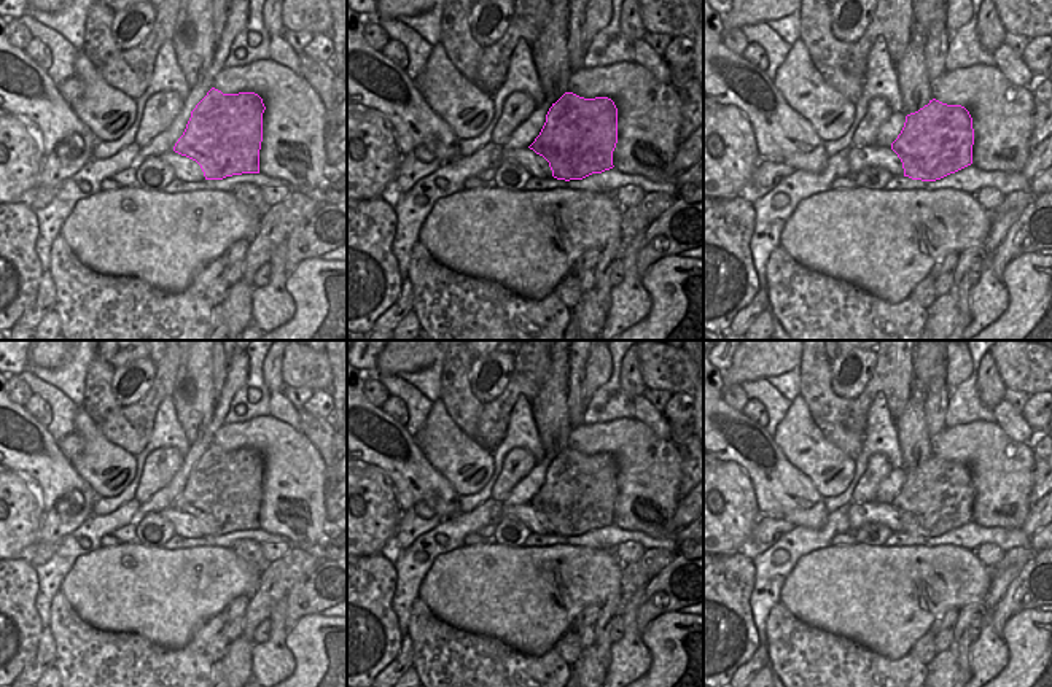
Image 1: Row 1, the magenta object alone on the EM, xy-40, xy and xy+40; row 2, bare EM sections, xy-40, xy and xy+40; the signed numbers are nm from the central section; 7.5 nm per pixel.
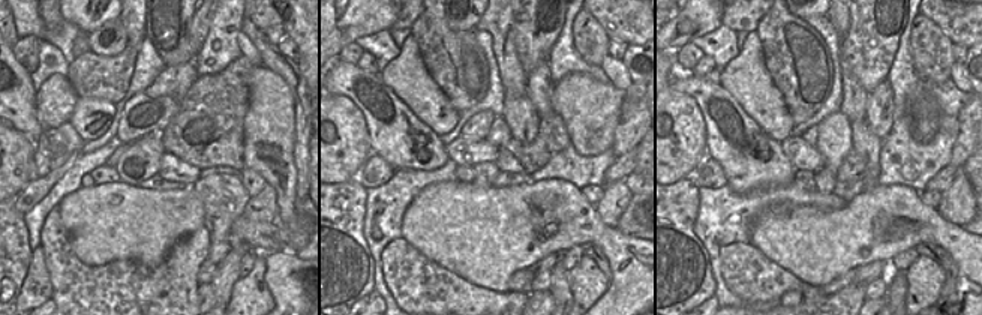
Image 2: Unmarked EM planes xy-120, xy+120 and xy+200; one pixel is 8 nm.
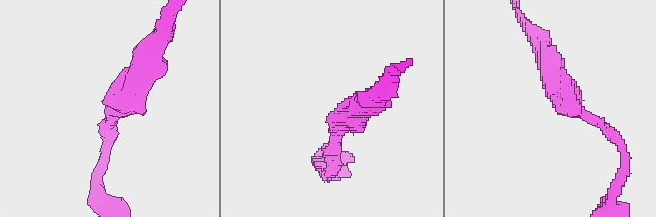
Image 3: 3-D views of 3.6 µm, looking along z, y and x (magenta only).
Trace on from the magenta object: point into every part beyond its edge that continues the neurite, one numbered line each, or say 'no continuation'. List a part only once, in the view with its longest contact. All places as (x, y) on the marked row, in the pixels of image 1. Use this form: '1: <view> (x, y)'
no continuation

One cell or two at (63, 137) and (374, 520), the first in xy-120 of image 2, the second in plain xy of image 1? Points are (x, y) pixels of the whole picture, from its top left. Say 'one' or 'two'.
two

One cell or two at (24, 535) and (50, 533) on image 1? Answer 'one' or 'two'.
two

